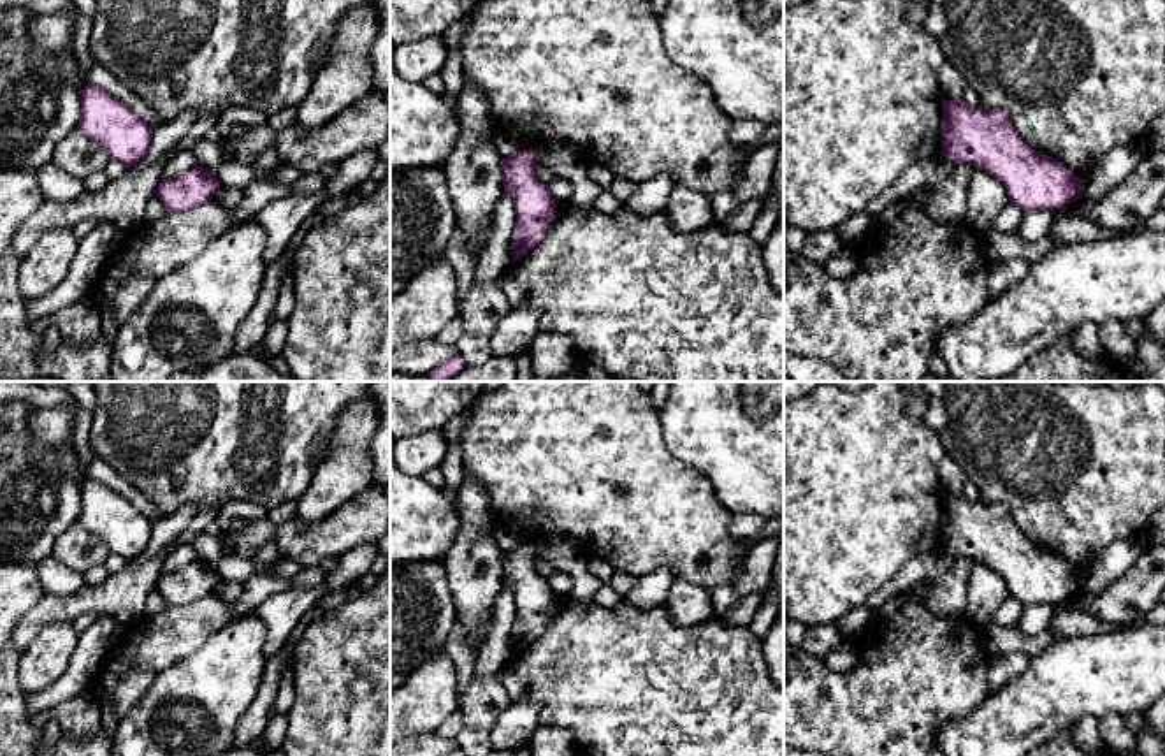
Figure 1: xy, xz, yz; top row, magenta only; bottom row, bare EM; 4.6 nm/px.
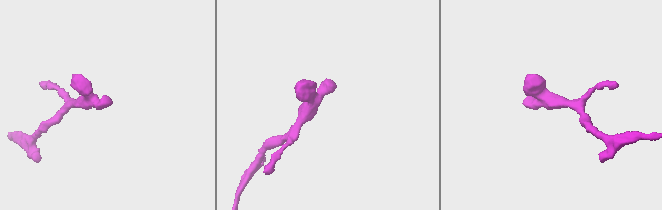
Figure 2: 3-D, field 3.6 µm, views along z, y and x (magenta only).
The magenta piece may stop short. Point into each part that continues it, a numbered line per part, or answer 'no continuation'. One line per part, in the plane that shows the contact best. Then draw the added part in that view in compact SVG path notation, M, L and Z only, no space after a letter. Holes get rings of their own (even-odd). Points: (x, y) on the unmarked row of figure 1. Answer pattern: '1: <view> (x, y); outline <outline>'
no continuation

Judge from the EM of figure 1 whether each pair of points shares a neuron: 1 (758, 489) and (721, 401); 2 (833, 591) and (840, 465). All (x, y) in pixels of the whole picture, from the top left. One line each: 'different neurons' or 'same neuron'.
1: same neuron
2: same neuron

